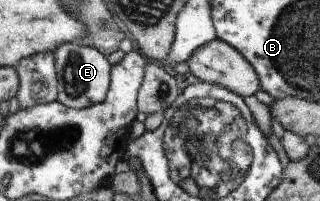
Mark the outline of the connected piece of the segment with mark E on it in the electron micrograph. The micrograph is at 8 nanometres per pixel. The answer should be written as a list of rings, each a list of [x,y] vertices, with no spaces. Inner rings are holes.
[[[78,41],[63,44],[54,54],[58,73],[57,88],[60,91],[57,101],[70,108],[81,109],[103,103],[107,99],[114,69],[107,54],[96,47],[81,45]]]

